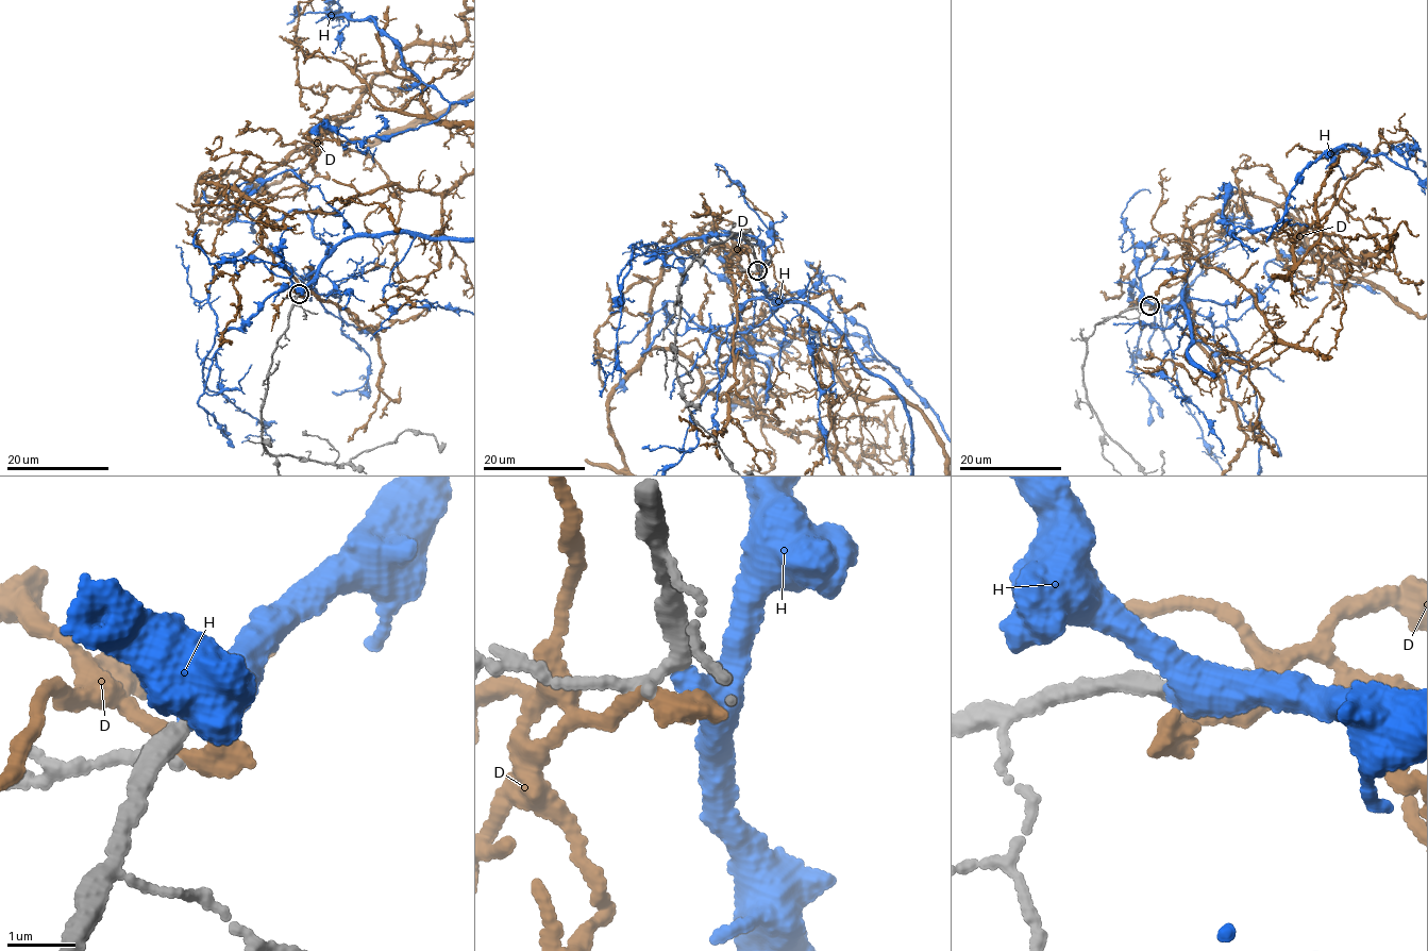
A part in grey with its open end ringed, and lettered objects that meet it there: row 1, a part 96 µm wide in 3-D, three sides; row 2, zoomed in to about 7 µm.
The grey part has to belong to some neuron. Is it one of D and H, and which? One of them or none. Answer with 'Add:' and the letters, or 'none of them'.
Add: H

